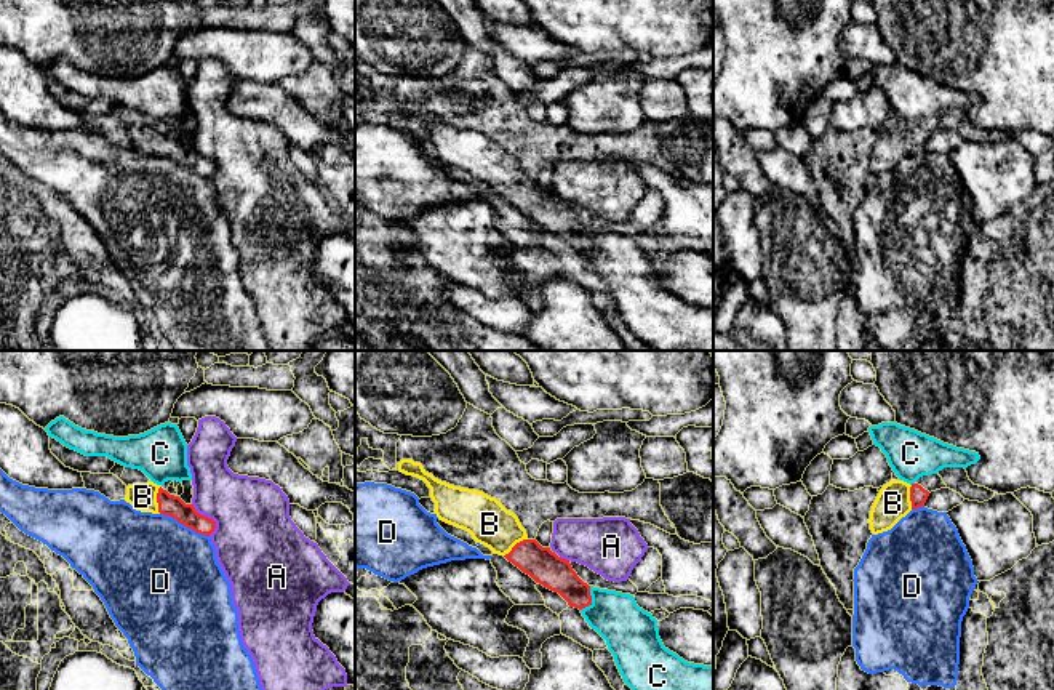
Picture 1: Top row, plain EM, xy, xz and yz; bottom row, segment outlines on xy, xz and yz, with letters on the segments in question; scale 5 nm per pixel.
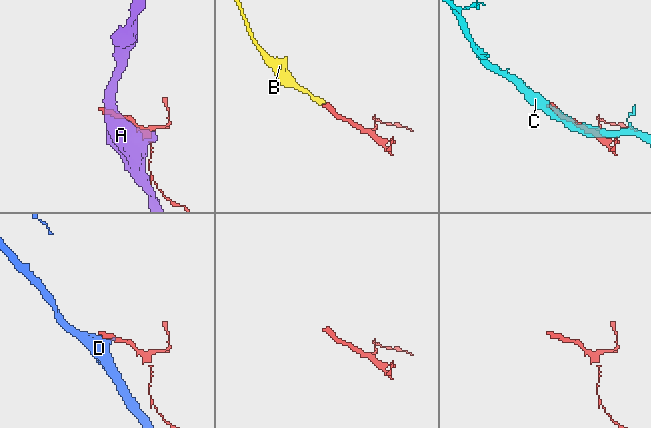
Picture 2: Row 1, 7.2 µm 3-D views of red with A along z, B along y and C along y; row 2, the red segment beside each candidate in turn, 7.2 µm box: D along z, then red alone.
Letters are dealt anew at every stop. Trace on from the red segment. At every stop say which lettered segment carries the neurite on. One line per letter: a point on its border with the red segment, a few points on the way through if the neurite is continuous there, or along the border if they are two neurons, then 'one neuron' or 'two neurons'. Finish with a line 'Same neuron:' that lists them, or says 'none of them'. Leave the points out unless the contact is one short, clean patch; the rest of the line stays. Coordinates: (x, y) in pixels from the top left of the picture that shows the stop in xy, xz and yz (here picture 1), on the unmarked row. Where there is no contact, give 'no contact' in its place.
A: meets red in xy at (208, 159); two neurons
B: meets red in xy at (157, 141); runs through xy (168, 146), (157, 141), (143, 138); one neuron
C: meets red in xz at (590, 240); two neurons
D: meets red in xy at (184, 165); two neurons
Same neuron: B

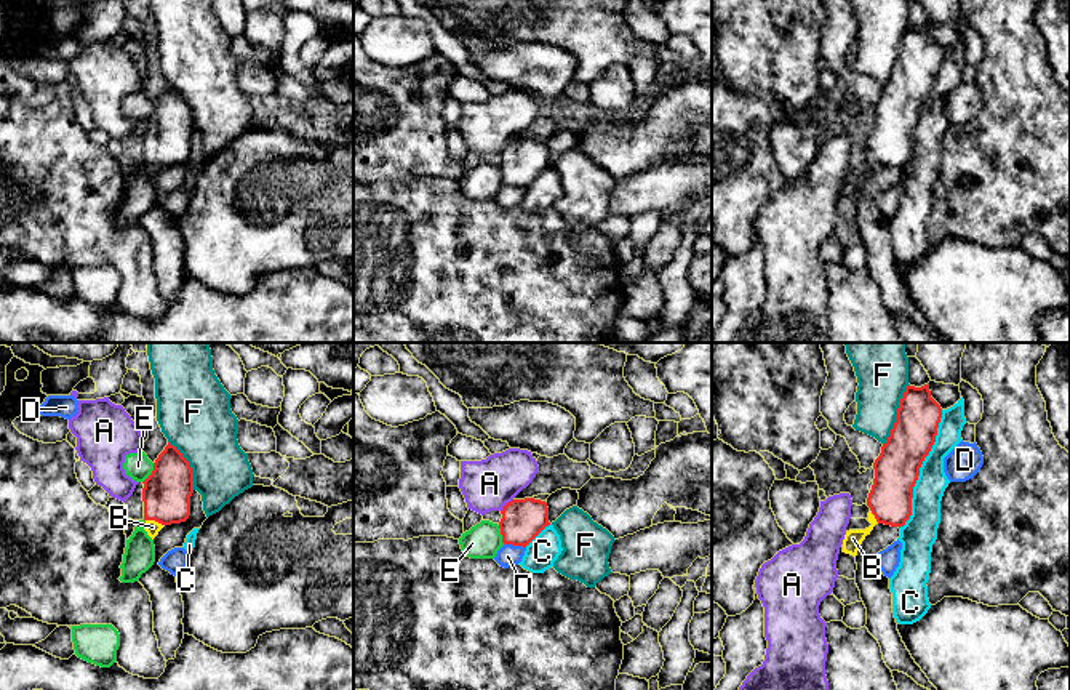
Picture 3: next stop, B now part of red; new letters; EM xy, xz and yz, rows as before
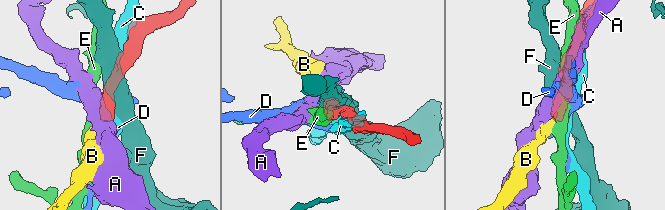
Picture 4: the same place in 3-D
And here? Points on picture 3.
A: meets red in xz at (506, 146); two neurons
B: meets red in xy at (155, 162); runs through xy (167, 133), (167, 143), (155, 162), (152, 168); one neuron
C: meets red in yz at (918, 111); two neurons
D: meets red in xz at (515, 186); border along xz (504, 184), (525, 189); two neurons
E: meets red in xy at (152, 114); border along xy (154, 104), (152, 114), (143, 124); two neurons
F: meets red in yz at (898, 56); two neurons
Same neuron: B

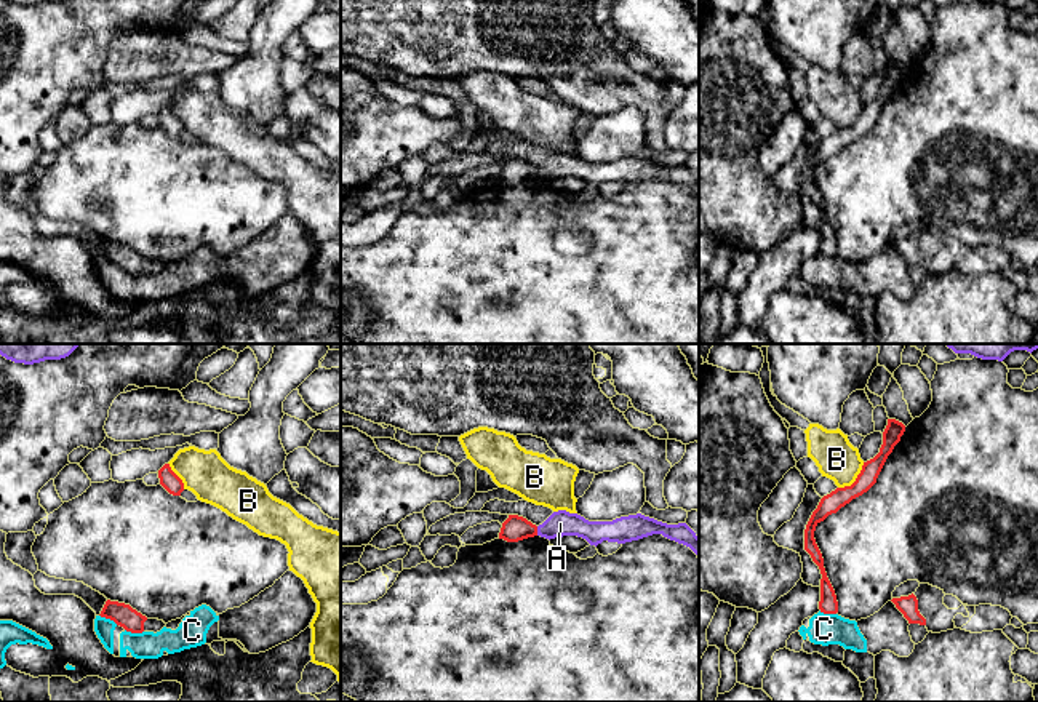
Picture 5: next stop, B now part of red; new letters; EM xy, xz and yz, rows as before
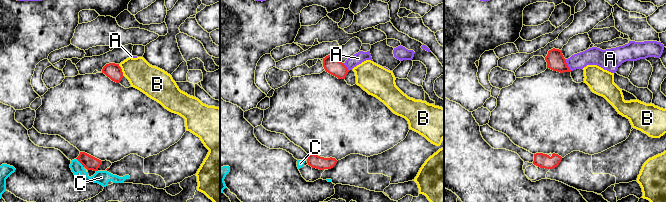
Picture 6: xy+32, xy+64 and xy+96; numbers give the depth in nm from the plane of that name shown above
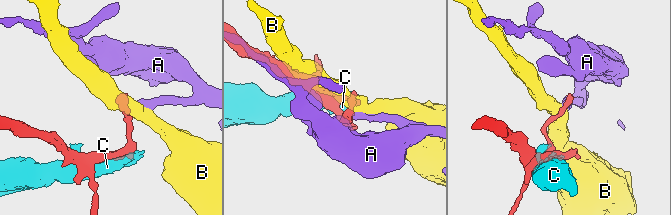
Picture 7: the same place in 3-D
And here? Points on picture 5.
A: meets red in xz at (536, 173); border along xz (536, 168), (538, 176); two neurons
B: meets red in yz at (856, 122); two neurons
C: meets red in xy at (135, 274); two neurons
Same neuron: none of them

